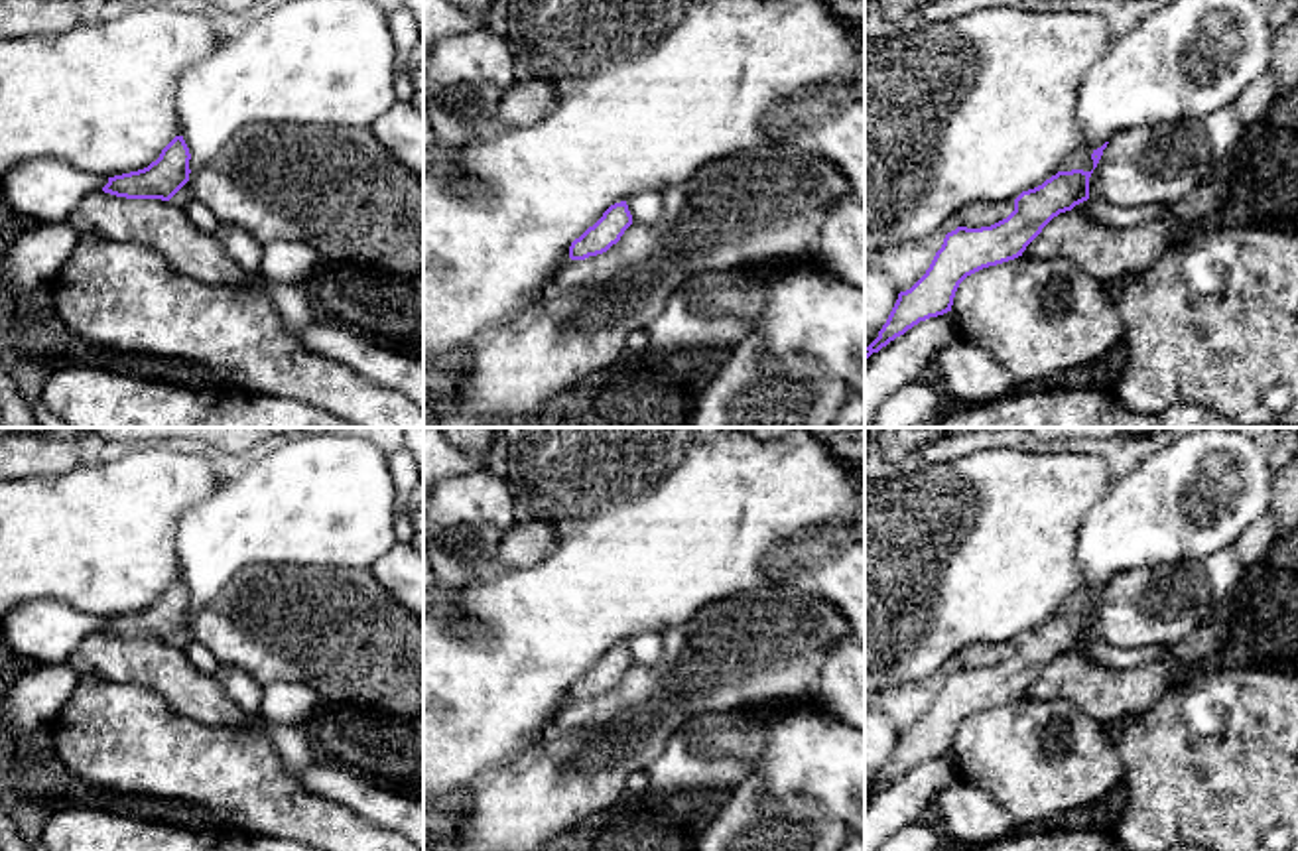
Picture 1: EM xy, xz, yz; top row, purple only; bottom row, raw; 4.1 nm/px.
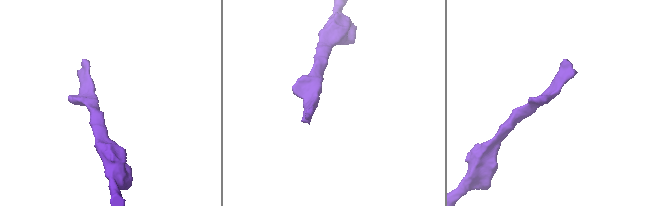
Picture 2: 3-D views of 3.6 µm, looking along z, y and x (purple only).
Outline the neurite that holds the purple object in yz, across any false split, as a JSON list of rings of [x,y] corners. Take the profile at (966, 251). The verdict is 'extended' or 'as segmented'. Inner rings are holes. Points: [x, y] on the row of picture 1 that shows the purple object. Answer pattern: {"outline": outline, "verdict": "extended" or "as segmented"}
{"outline": [[[1093,169],[1058,171],[1042,185],[1022,191],[1006,219],[947,232],[926,274],[898,294],[878,337],[865,347],[865,362],[920,321],[951,311],[955,292],[967,276],[1022,256],[1054,217],[1089,199],[1091,173]]], "verdict": "as segmented"}

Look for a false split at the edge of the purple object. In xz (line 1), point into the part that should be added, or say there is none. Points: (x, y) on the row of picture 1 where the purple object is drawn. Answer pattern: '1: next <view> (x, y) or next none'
1: next none

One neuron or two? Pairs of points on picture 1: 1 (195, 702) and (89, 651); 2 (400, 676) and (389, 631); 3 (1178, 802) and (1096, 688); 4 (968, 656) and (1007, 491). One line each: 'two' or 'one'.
1: one
2: one
3: two
4: two

